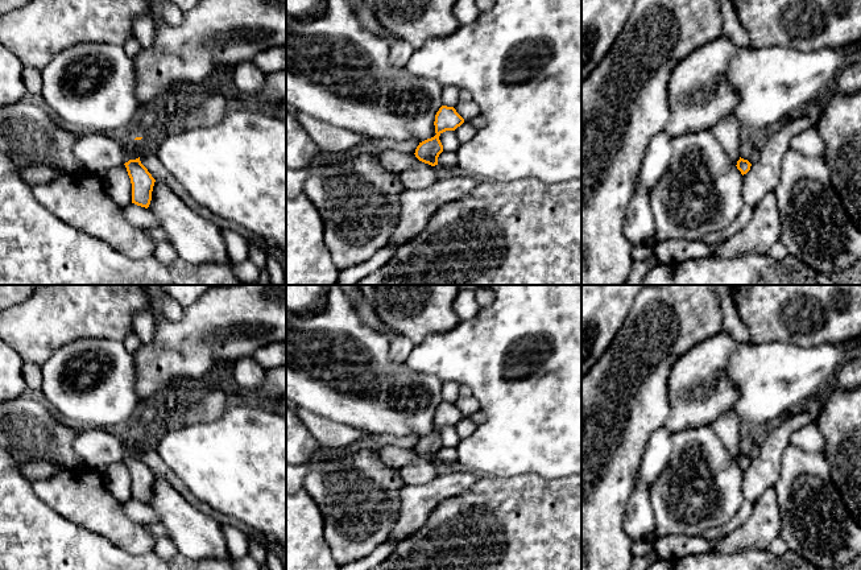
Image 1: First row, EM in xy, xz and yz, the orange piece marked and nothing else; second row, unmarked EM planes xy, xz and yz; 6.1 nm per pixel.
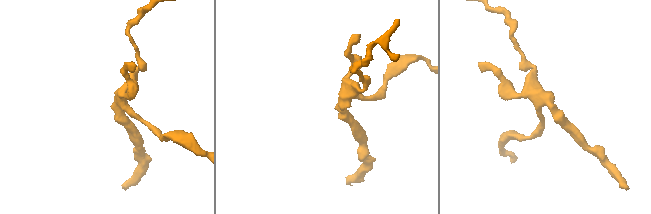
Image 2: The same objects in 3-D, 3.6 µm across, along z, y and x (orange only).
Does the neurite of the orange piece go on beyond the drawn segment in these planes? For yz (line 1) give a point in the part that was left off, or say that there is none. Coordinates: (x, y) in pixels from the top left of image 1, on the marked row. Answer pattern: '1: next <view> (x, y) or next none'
1: next none

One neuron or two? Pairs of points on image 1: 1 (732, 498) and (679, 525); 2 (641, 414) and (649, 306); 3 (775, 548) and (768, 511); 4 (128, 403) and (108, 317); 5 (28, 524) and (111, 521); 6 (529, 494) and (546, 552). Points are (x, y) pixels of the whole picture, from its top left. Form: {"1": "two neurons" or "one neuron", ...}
{"1": "one neuron", "2": "one neuron", "3": "two neurons", "4": "two neurons", "5": "two neurons", "6": "one neuron"}

